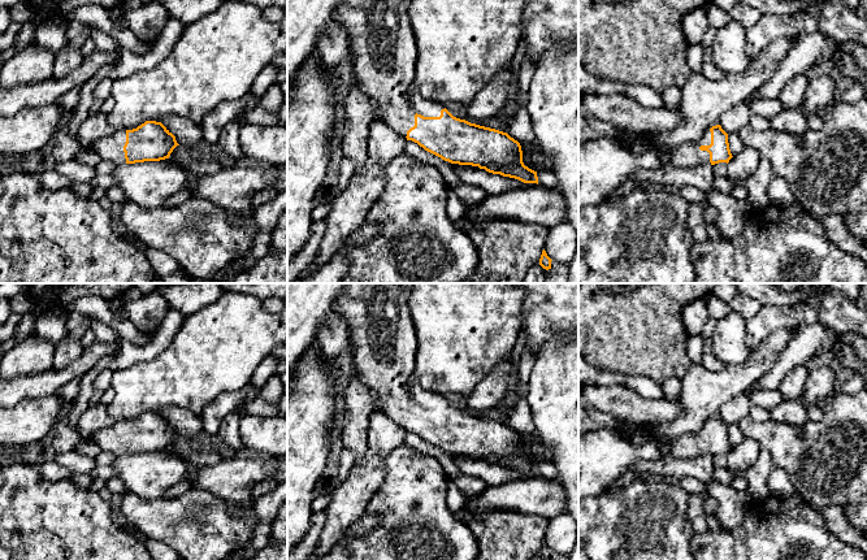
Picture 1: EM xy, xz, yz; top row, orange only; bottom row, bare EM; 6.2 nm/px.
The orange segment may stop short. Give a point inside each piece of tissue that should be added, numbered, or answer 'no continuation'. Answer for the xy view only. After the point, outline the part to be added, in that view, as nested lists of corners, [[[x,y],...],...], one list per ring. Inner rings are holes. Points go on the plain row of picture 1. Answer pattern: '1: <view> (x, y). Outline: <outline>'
1: xy (111, 439). Outline: [[[116,421],[112,427],[103,429],[95,433],[95,442],[101,451],[109,452],[116,457],[126,455],[123,437],[126,434],[126,421]]]

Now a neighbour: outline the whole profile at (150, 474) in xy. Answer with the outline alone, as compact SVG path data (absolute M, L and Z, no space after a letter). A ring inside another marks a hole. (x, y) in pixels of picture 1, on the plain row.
M169 450L117 457L112 465L130 492L157 499L181 481L195 482L196 473Z

